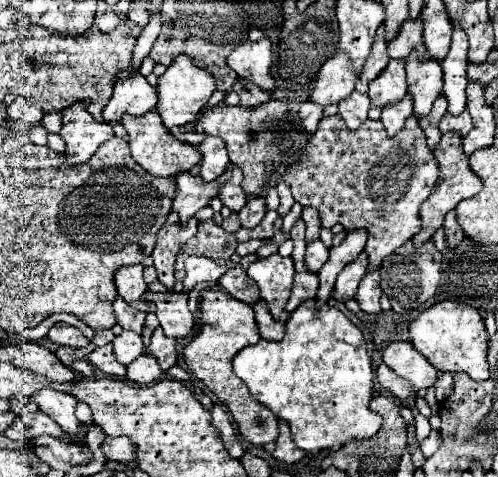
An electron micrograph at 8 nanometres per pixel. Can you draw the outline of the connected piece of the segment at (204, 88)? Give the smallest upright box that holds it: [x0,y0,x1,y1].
[156,56,216,128]

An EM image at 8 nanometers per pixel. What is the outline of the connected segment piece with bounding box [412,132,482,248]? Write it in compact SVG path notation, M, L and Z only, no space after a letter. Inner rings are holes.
M448 132L442 136L442 140L438 142L438 148L434 148L434 158L438 162L438 170L440 170L440 178L438 184L434 188L434 192L424 200L422 208L420 208L420 220L422 220L422 230L412 238L414 246L420 248L426 240L430 240L430 236L442 226L444 216L454 210L458 206L458 202L468 200L472 196L476 196L482 190L482 180L470 170L468 158L462 152L462 138L454 132Z

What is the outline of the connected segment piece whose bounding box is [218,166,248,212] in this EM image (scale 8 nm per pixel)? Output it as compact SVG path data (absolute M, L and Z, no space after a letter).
M232 166L230 180L226 180L226 184L222 184L222 188L218 192L218 198L224 202L224 206L228 206L234 212L242 210L246 204L246 198L248 198L246 192L242 190L240 182L242 182L242 172L238 166Z

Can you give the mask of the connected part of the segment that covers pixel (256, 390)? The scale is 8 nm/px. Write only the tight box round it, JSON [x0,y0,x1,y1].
[232,300,382,452]

